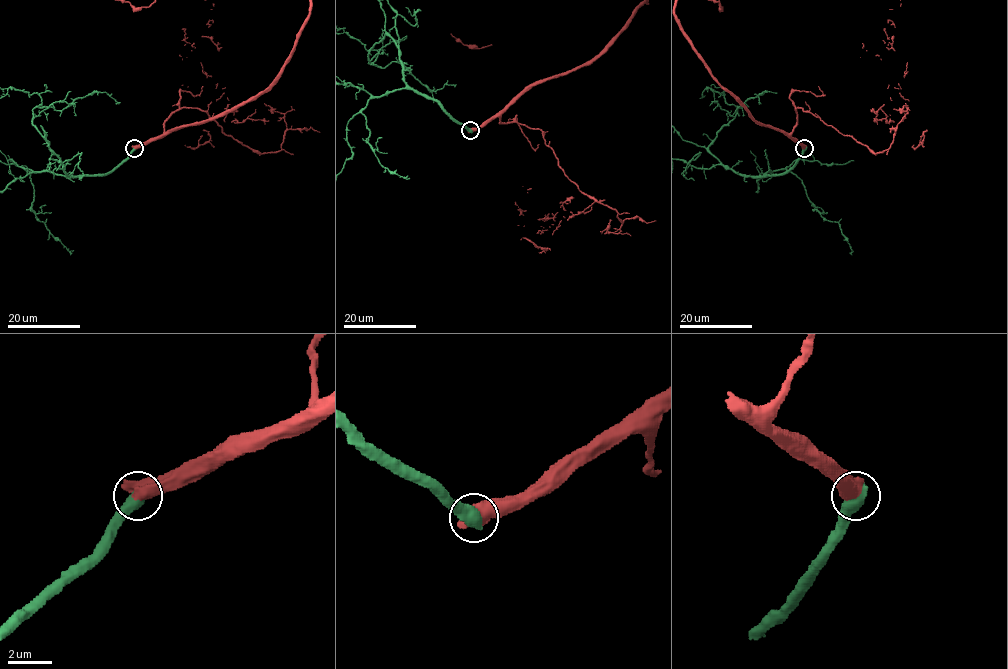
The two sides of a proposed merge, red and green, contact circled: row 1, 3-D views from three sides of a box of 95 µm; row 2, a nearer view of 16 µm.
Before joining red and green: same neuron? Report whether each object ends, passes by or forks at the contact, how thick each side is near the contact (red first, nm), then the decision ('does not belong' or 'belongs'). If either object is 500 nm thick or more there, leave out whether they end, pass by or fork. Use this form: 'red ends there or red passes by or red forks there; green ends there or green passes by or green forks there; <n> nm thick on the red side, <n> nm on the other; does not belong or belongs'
800 nm thick on the red side, 700 nm on the other; does not belong

